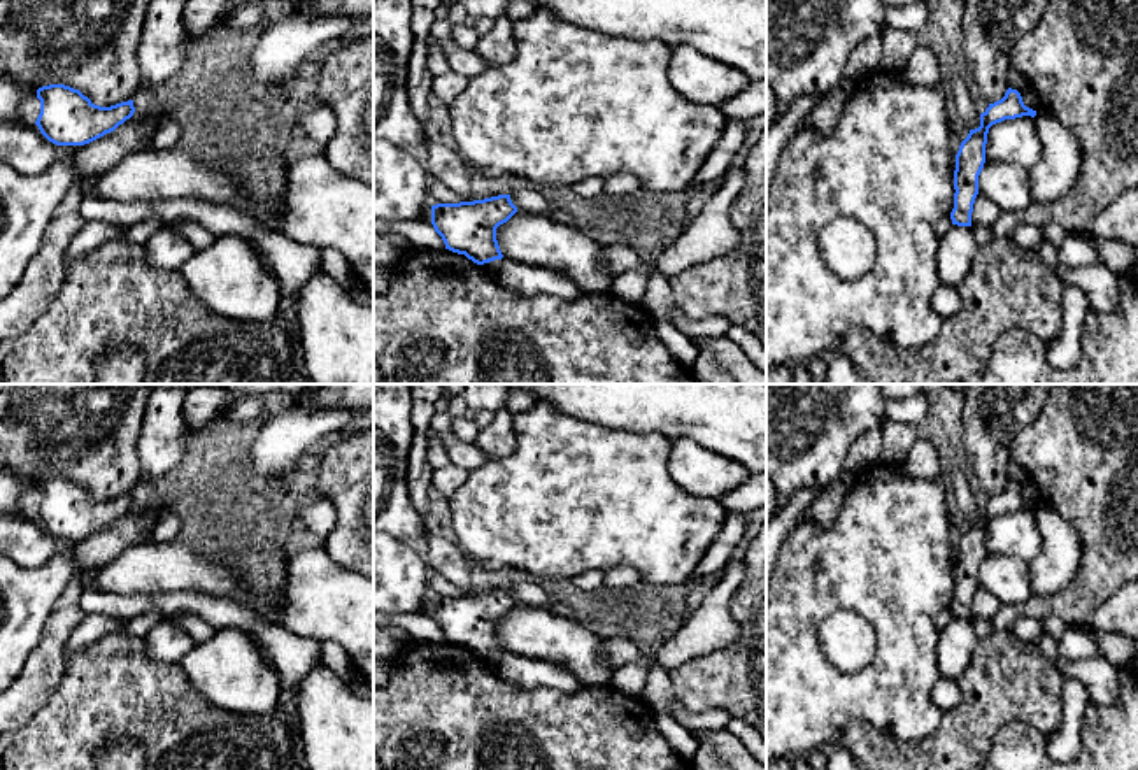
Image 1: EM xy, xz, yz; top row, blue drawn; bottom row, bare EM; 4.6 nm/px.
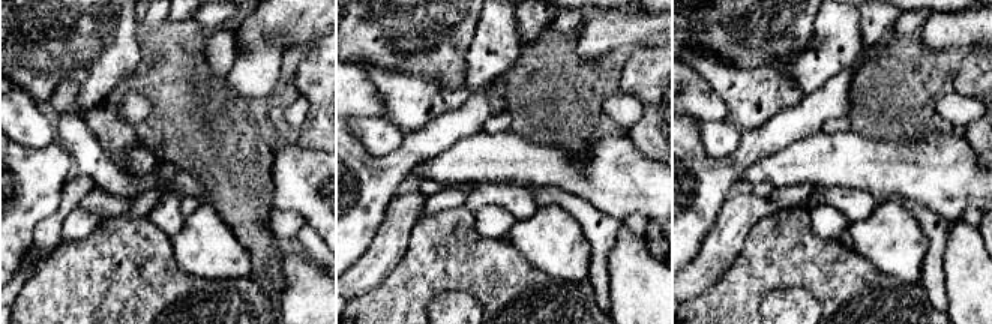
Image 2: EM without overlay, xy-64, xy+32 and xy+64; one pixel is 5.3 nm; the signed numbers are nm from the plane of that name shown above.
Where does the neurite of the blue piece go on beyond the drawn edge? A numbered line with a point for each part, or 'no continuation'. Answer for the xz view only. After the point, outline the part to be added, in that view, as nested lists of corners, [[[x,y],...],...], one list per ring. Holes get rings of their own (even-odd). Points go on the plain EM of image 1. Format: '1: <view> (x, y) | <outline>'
1: xz (526, 672) | [[[507,651],[480,659],[505,682],[524,689],[547,686],[565,693],[575,693],[584,688],[572,672],[552,661],[524,658]]]

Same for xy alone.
no continuation

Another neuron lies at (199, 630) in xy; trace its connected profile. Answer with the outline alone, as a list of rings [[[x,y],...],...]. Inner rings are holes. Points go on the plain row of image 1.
[[[151,610],[128,619],[117,631],[146,637],[158,623],[172,621],[182,628],[193,644],[203,644],[214,635],[214,628],[195,614],[167,616],[160,610]]]

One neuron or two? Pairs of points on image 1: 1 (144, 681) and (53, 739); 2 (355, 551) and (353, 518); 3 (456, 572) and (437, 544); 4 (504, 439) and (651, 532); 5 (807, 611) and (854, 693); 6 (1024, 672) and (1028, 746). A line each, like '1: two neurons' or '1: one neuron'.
1: one neuron
2: one neuron
3: one neuron
4: two neurons
5: one neuron
6: two neurons

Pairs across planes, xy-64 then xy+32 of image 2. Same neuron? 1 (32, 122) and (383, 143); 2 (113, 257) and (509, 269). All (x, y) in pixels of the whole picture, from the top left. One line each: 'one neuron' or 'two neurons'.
1: one neuron
2: one neuron

